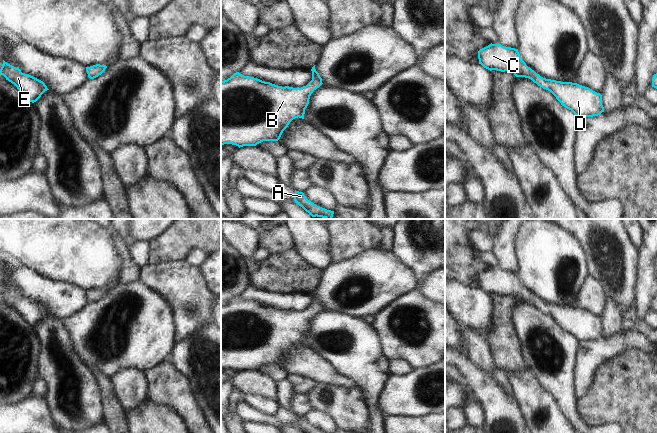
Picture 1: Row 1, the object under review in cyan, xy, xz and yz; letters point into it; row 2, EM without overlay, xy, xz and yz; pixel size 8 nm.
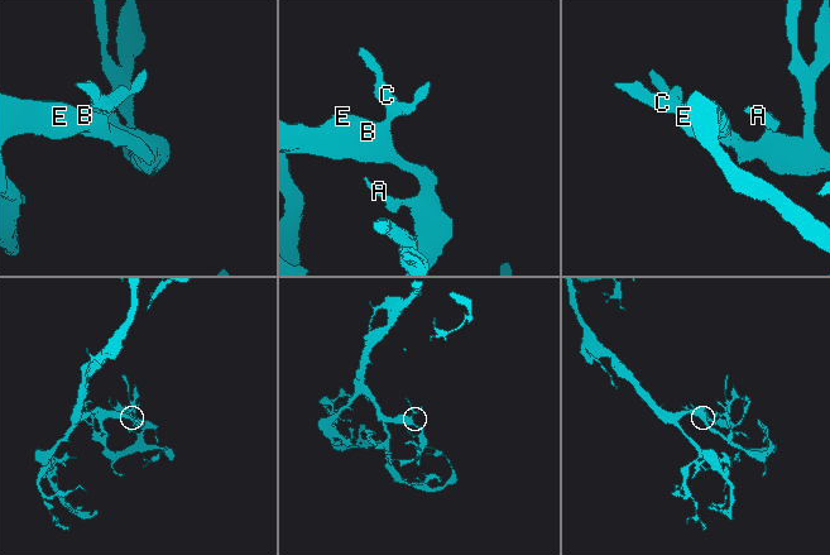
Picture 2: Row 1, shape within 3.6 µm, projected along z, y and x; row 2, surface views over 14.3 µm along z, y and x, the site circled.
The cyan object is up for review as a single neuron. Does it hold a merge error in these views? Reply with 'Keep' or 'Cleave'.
Keep.

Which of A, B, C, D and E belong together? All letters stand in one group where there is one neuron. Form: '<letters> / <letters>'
A B C D E

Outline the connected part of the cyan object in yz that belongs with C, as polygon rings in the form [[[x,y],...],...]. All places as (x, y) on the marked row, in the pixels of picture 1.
[[[490,44],[478,51],[479,64],[492,71],[512,72],[516,77],[531,79],[538,86],[550,91],[562,106],[578,118],[598,116],[604,112],[602,95],[592,89],[572,82],[546,79],[526,65],[518,49]]]

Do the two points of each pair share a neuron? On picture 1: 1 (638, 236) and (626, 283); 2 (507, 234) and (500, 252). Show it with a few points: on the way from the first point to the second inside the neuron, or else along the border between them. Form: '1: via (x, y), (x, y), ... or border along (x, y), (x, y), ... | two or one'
1: border along (625, 229), (628, 237), (639, 247) | two
2: via (505, 238), (504, 248) | one

